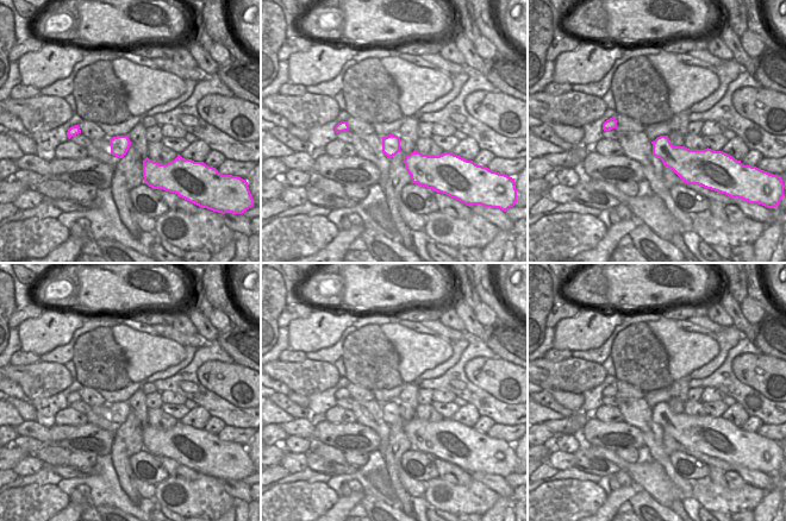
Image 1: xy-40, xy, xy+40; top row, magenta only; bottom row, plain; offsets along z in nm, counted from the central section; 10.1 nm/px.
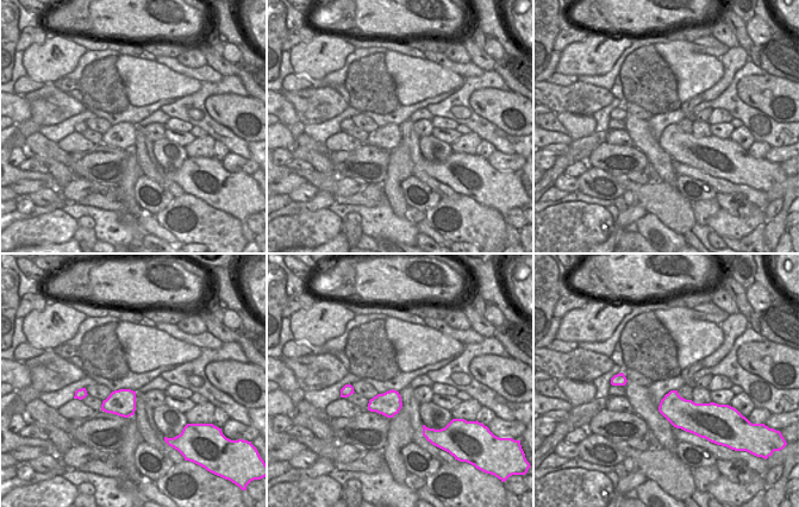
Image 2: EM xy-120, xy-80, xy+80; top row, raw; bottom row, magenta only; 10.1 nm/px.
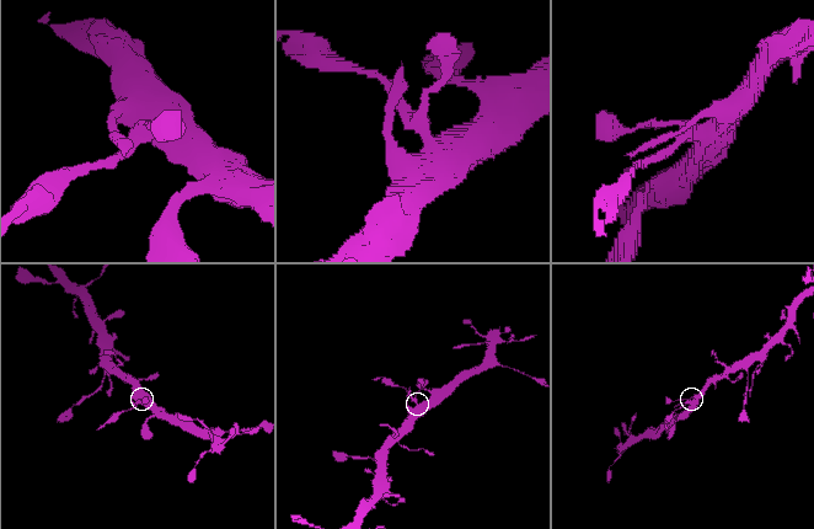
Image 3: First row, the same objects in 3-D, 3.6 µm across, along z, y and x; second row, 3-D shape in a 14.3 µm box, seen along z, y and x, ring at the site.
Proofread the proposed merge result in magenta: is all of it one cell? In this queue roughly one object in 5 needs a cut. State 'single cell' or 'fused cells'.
single cell

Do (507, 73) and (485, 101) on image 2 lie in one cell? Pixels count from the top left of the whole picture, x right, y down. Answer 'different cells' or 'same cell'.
different cells

